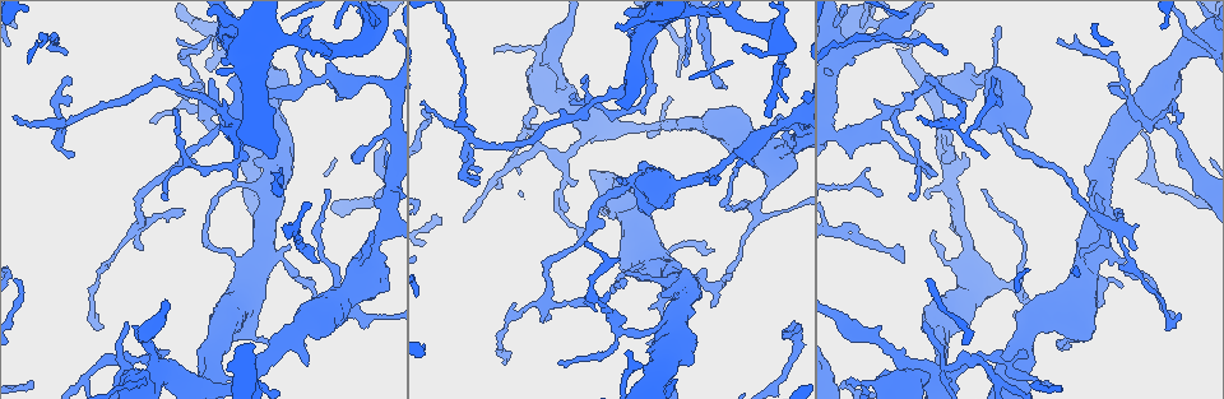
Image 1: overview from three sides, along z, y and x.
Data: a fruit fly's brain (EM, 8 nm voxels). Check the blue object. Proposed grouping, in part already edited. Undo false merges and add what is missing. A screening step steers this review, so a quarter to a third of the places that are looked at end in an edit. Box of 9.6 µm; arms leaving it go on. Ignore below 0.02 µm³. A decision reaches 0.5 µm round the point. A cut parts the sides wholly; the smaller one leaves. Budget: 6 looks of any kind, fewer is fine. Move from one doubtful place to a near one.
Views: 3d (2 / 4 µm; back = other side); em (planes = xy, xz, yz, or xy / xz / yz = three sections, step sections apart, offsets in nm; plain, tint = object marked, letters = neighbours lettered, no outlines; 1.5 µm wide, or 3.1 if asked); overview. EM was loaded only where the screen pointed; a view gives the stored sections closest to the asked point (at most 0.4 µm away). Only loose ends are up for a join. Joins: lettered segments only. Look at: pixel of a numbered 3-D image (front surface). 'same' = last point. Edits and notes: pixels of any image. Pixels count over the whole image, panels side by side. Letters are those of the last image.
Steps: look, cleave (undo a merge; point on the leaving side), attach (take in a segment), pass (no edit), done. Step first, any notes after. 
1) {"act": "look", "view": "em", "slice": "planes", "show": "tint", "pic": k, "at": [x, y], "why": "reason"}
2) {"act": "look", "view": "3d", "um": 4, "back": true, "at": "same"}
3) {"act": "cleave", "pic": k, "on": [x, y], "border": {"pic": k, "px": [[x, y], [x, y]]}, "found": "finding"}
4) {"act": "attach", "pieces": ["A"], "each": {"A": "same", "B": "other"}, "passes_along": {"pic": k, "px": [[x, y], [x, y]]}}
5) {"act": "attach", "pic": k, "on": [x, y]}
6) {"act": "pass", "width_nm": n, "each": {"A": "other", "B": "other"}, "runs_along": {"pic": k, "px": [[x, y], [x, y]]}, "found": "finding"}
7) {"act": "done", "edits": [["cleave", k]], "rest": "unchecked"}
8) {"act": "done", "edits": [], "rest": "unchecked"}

{"act": "look", "view": "3d", "um": 2, "pic": 1, "at": [1124, 286], "why": "thin end"}

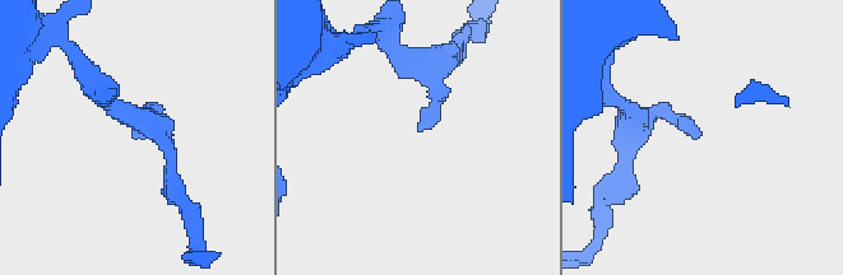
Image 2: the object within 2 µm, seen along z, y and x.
{"act": "look", "view": "em", "slice": "xy", "step": 8, "show": "tint", "pic": 2, "at": [700, 135]}

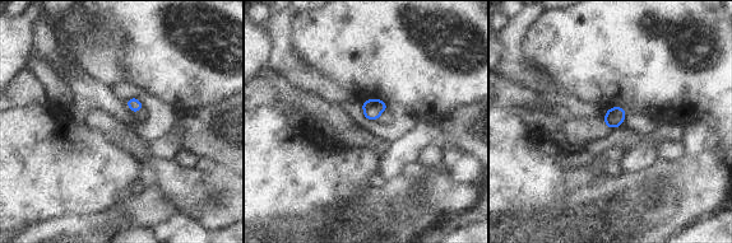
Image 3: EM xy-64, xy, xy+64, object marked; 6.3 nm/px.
{"act": "look", "view": "em", "slice": "planes", "show": "letters", "at": "same", "why": "cut it another way"}

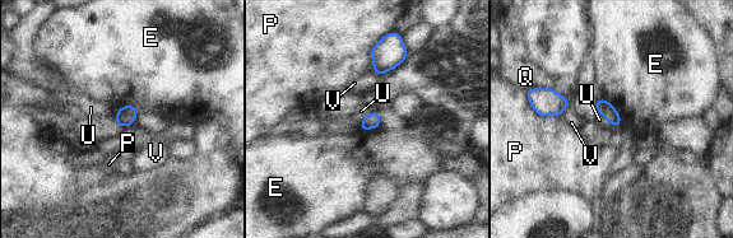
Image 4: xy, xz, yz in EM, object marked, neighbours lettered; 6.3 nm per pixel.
{"act": "pass", "each": {"E": "other", "P": "other", "Q": "other", "U": "other", "V": "other"}, "border": {"pic": 4, "px": [[604, 98], [622, 121]]}, "found": "none of them fits"}

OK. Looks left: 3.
{"act": "look", "view": "em", "slice": "yz", "step": 4, "show": "tint", "pic": 1, "at": [772, 176], "why": "sudden change in width"}

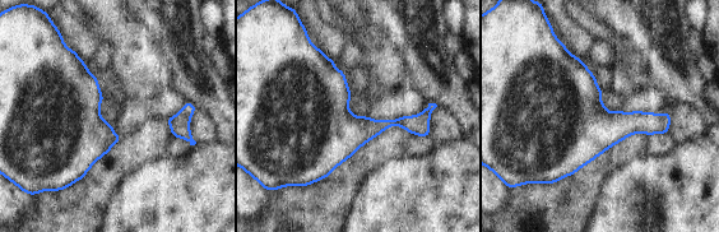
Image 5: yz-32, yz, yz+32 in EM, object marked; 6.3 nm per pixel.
{"act": "look", "view": "em", "slice": "planes", "show": "tint", "at": "same", "why": "another direction"}

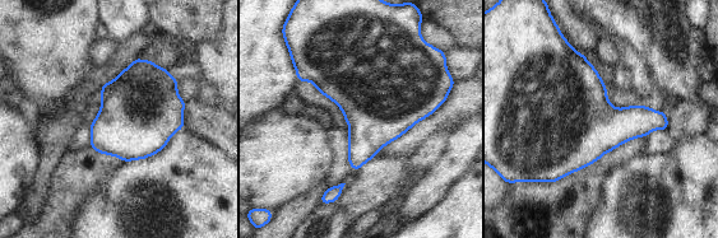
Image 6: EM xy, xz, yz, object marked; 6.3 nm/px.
{"act": "look", "view": "em", "slice": "planes", "show": "letters", "at": "same"}

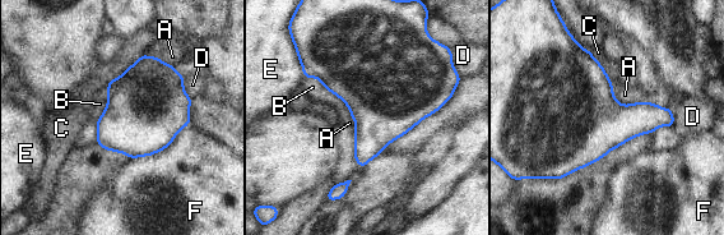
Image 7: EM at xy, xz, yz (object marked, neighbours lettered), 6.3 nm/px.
{"act": "pass", "each": {"A": "other", "B": "other", "C": "other", "D": "other", "E": "other", "F": "other"}, "border": {"pic": 7, "px": [[612, 82], [621, 104], [639, 101]]}, "found": "continuous, no second neuron"}

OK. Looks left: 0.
{"act": "done", "edits": [], "rest": "unchecked"}

